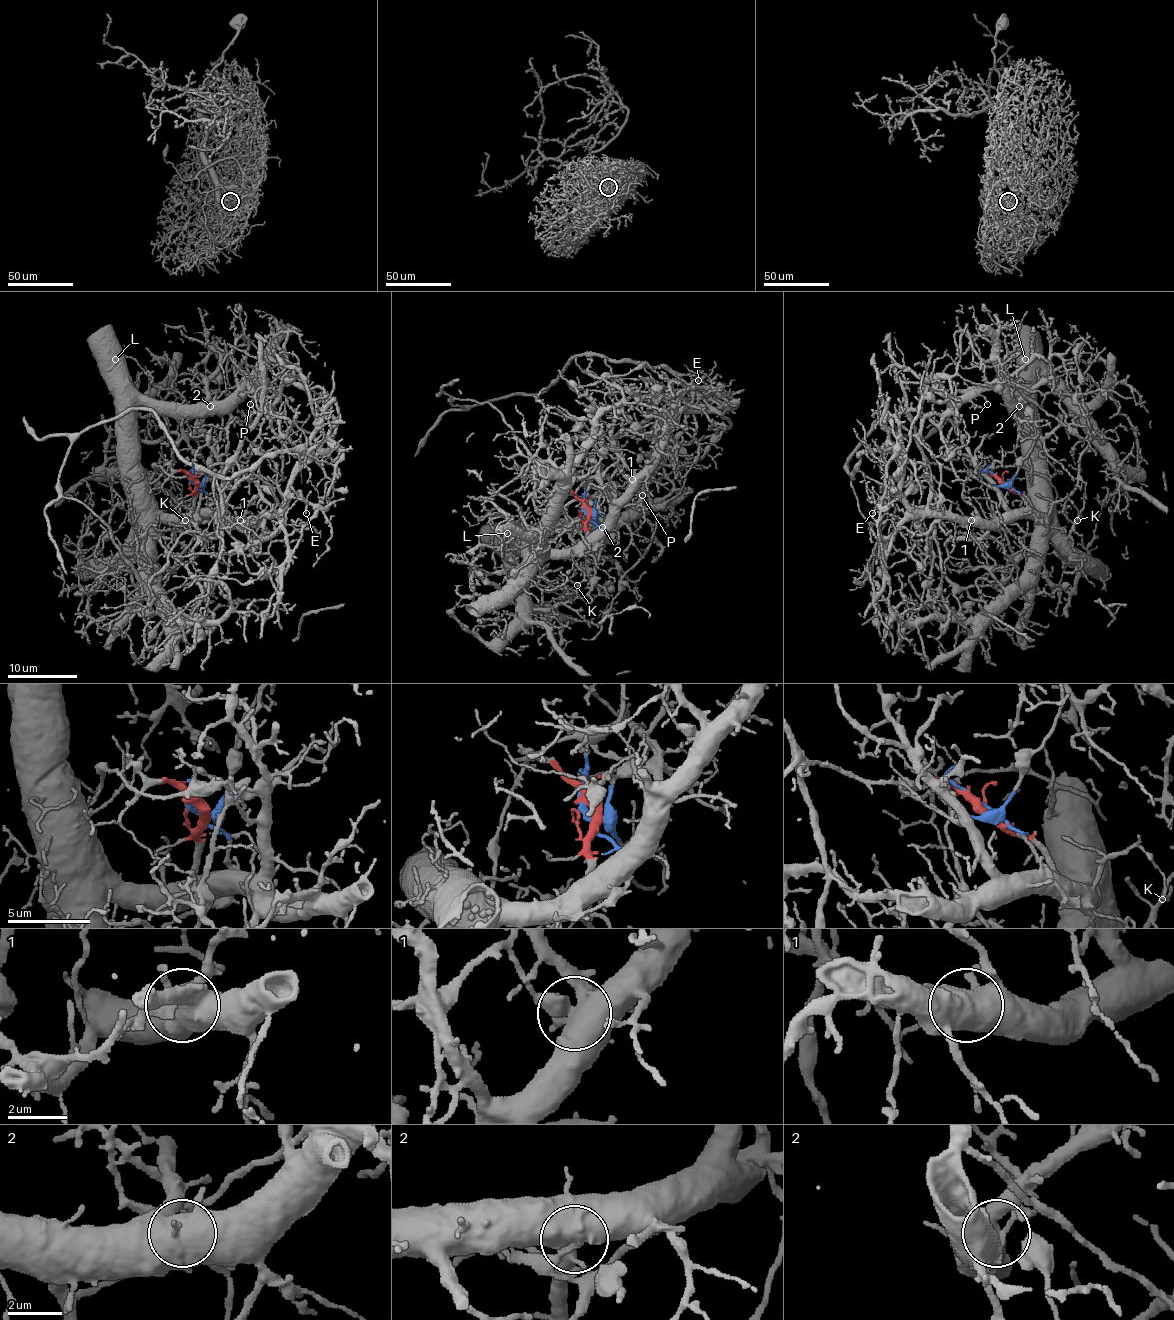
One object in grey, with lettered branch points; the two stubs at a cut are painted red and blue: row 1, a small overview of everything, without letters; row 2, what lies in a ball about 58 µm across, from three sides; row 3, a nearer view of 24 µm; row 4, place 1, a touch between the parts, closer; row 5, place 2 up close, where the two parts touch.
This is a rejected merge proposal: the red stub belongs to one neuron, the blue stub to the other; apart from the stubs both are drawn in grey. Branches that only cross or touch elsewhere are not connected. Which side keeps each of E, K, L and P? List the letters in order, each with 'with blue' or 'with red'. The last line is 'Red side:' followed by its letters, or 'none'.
E: with red
K: with red
L: with red
P: with red
Red side: E, K, L, P

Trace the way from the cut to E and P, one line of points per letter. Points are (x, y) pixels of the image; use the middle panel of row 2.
E: (586, 509), (586, 539), (622, 499), (629, 482), (650, 461), (664, 430), (691, 400), (698, 379)
P: (586, 509), (586, 537), (572, 549), (546, 549), (529, 534), (610, 527), (638, 504), (645, 489), (641, 495)

